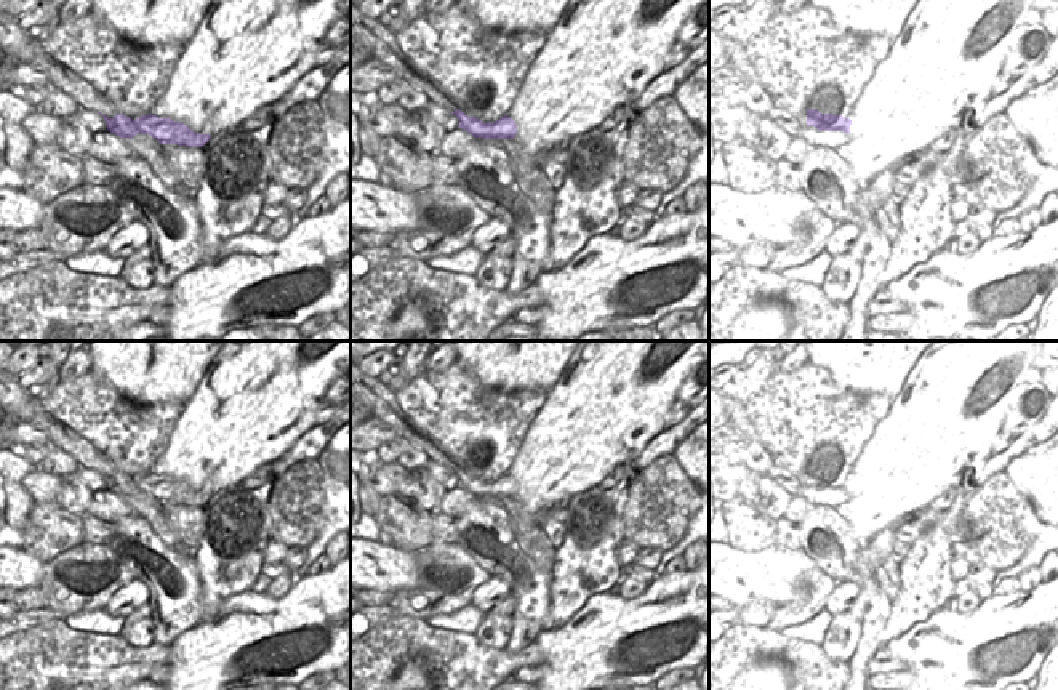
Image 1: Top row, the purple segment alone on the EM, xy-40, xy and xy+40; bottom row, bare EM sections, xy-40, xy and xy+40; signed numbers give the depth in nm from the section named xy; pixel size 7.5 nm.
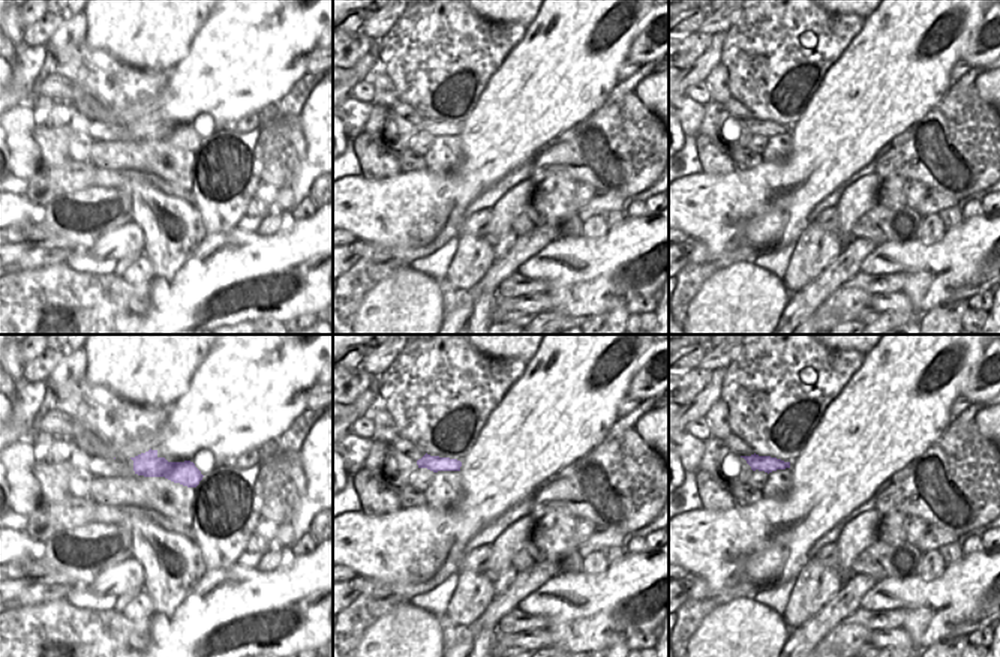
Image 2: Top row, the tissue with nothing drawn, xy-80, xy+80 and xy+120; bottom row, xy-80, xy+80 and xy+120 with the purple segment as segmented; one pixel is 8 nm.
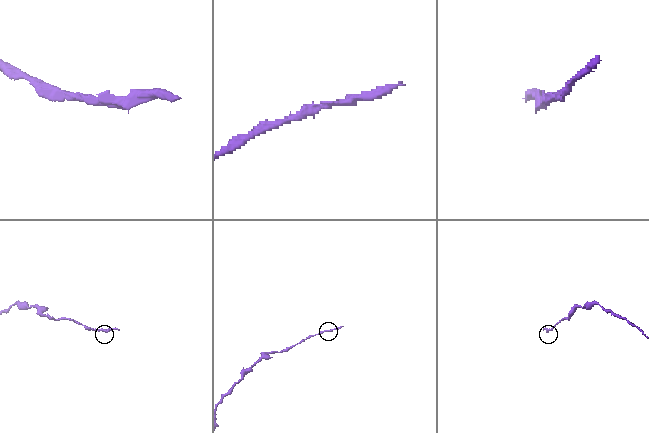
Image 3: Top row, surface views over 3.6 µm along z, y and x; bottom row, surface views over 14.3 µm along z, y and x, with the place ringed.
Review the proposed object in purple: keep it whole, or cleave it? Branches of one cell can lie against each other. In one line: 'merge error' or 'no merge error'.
no merge error

